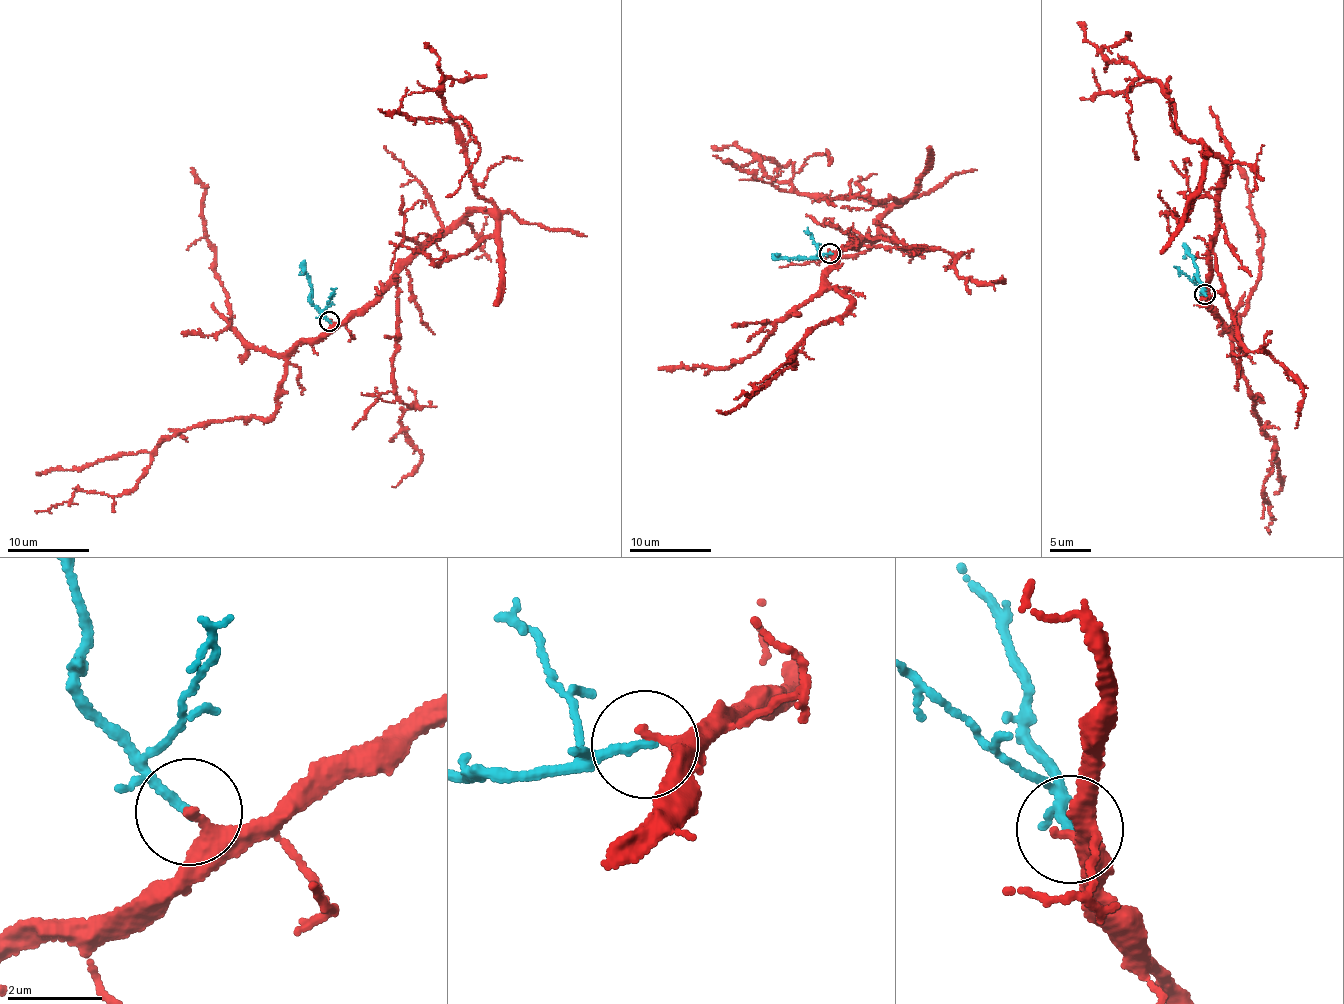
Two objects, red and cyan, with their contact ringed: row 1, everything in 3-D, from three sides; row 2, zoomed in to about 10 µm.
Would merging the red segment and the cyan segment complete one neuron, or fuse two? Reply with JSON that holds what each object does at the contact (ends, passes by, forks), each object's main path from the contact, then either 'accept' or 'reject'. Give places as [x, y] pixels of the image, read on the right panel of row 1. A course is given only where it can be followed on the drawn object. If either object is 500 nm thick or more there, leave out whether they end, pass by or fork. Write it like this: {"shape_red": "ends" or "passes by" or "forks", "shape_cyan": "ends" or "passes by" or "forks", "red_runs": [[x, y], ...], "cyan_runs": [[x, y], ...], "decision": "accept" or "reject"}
{"shape_red": "ends", "shape_cyan": "ends", "red_runs": [[1202, 294], [1226, 178], [1220, 158], [1179, 132], [1167, 89], [1145, 77], [1127, 95], [1137, 160]], "cyan_runs": [[1205, 294], [1194, 258], [1183, 243]], "decision": "accept"}

